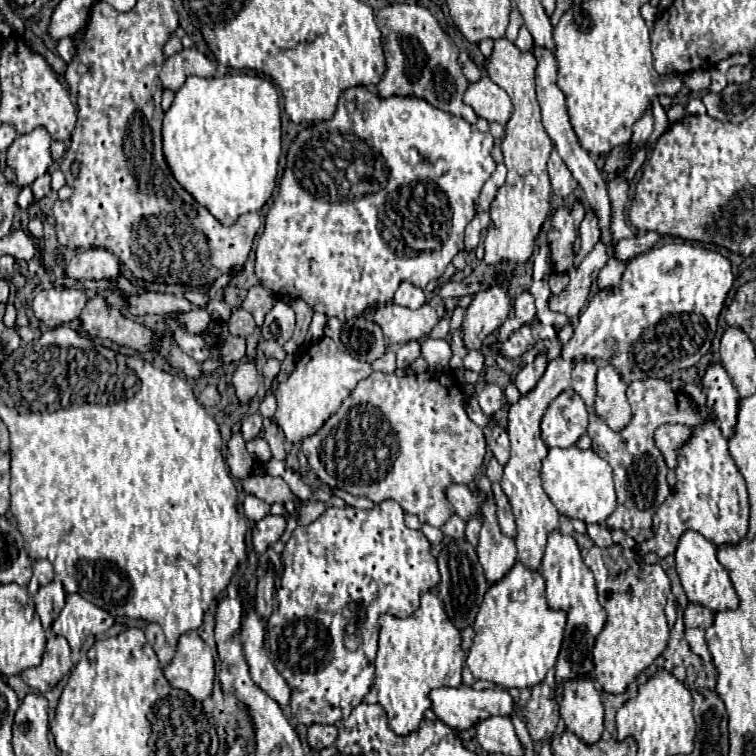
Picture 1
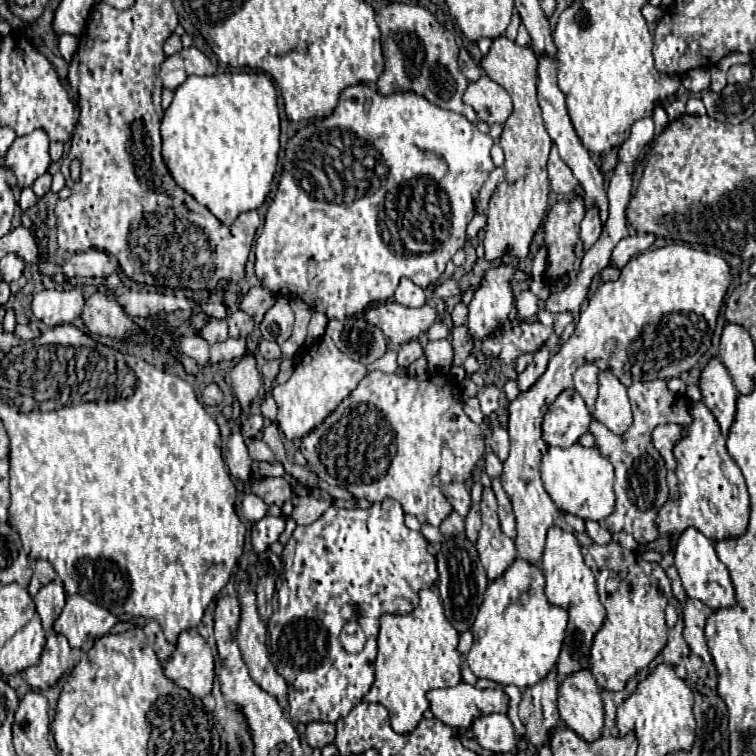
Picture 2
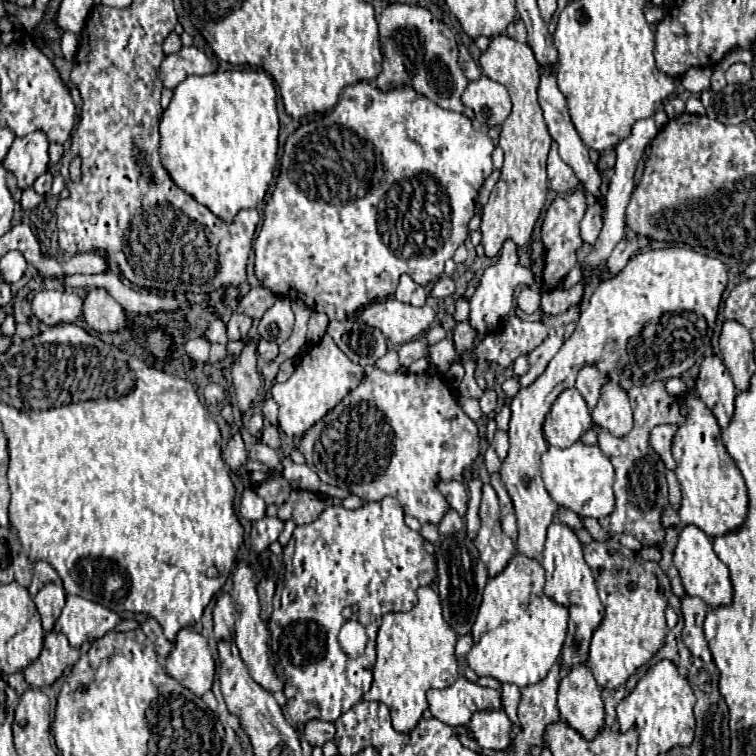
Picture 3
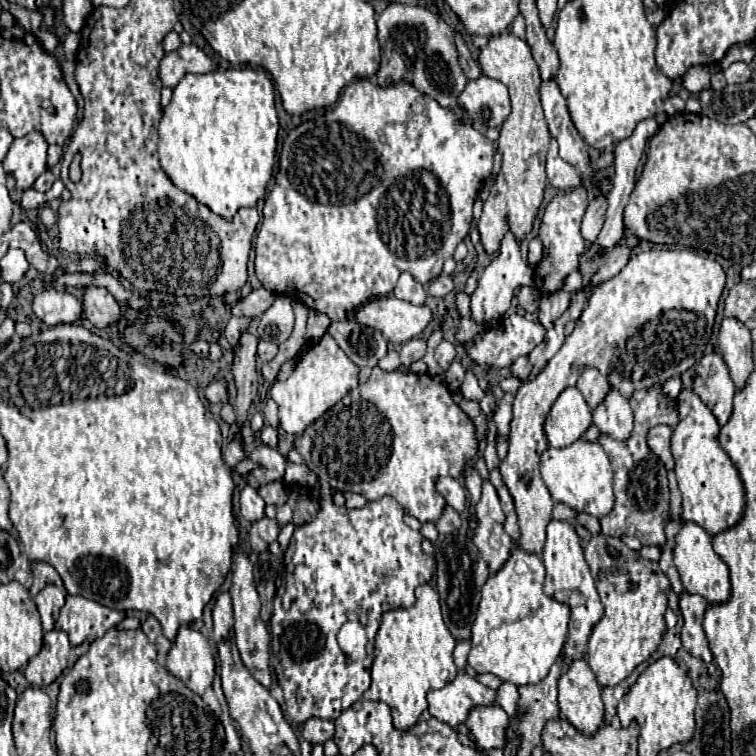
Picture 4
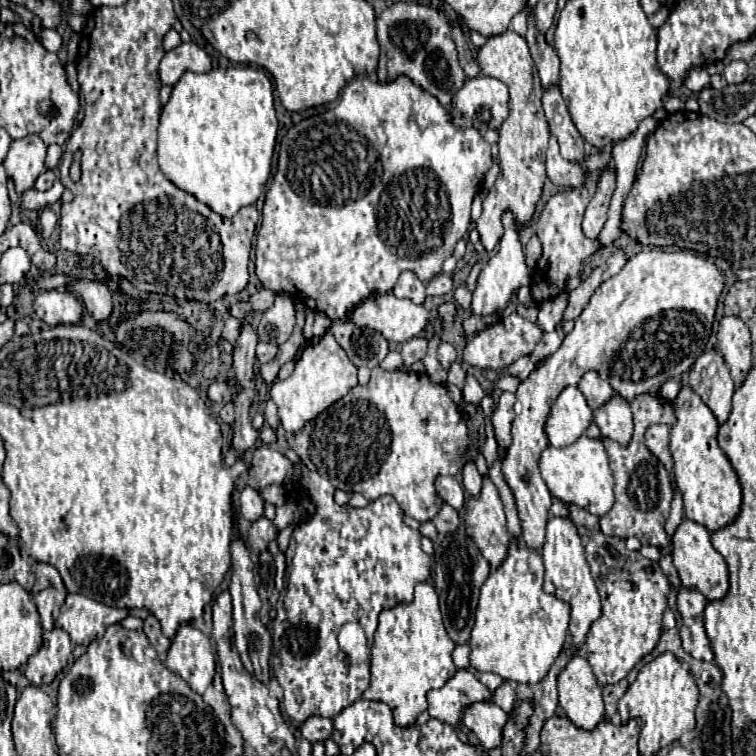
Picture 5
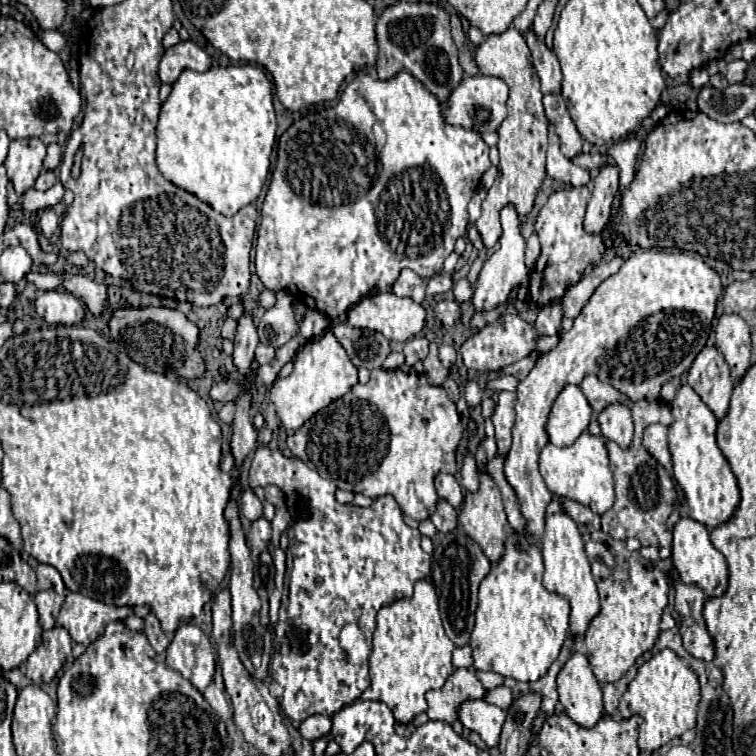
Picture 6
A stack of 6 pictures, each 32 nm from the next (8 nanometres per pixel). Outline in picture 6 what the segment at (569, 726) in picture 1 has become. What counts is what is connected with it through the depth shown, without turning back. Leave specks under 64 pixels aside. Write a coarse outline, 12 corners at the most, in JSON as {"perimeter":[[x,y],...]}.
{"perimeter":[[584,654],[560,670],[564,712],[584,728],[604,716],[602,688]]}

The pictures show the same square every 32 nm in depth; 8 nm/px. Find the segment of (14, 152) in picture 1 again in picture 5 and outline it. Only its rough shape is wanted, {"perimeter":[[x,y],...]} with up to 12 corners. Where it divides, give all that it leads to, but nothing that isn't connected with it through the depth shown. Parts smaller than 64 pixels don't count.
{"perimeter":[[36,134],[10,144],[4,168],[18,194],[46,170]]}

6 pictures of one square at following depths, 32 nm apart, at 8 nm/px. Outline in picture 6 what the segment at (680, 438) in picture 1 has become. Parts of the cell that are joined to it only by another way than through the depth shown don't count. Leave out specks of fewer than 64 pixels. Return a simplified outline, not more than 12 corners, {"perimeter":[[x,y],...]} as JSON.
{"perimeter":[[650,424],[644,448],[670,472],[668,426]]}

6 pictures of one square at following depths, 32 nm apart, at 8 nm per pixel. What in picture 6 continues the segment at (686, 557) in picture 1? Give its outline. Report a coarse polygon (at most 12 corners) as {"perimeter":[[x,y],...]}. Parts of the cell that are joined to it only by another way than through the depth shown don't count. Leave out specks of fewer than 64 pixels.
{"perimeter":[[692,518],[674,526],[672,562],[708,598],[728,588],[726,558]]}

